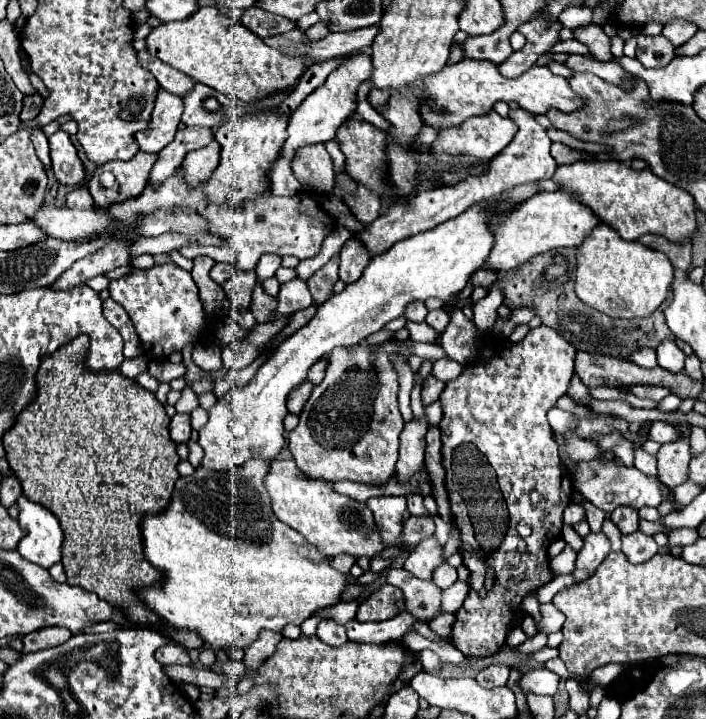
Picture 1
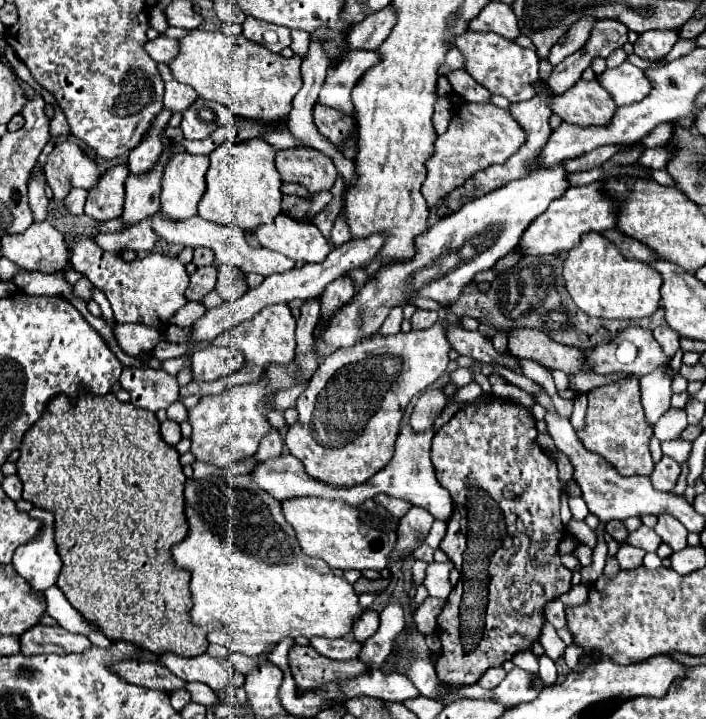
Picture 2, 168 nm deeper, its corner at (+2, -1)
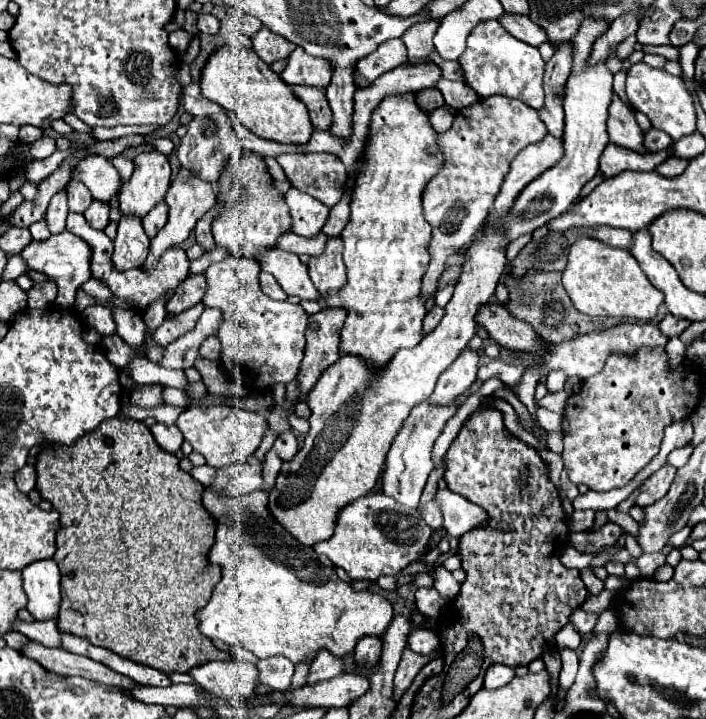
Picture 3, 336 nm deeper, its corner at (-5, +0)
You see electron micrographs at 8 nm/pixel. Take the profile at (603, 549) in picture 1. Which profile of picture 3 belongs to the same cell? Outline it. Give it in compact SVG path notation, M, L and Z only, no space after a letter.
M574 511L570 515L572 533L588 531L588 529L592 529L592 523L594 523L594 511Z

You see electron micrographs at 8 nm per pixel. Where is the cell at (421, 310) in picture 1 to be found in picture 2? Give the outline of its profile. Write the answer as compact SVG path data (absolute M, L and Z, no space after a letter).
M417 310L417 312L411 316L413 330L425 330L425 328L433 326L437 320L439 320L437 312L431 312L431 310Z

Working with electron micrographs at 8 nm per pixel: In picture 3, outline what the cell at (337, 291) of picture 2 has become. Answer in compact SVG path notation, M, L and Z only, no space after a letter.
M324 307L310 315L306 327L306 353L300 365L298 381L302 381L302 399L306 399L320 373L340 357L340 331L346 321L344 307Z

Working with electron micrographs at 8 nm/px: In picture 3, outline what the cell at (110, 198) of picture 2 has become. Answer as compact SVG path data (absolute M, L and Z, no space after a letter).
M92 201L92 205L84 211L86 221L94 227L94 229L104 229L110 223L110 211L112 211L112 203L110 201Z

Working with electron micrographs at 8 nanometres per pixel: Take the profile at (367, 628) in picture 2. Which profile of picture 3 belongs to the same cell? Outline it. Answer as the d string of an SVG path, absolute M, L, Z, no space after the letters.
M366 635L356 645L356 661L360 667L374 667L380 661L382 639L376 635Z

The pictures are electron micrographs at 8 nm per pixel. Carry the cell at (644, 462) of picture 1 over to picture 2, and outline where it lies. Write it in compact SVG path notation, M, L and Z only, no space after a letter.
M627 376L619 382L593 388L589 394L589 406L585 414L585 426L577 430L577 438L589 452L601 454L623 476L649 476L653 472L649 438L653 426L647 422L641 406L641 384L637 376Z

